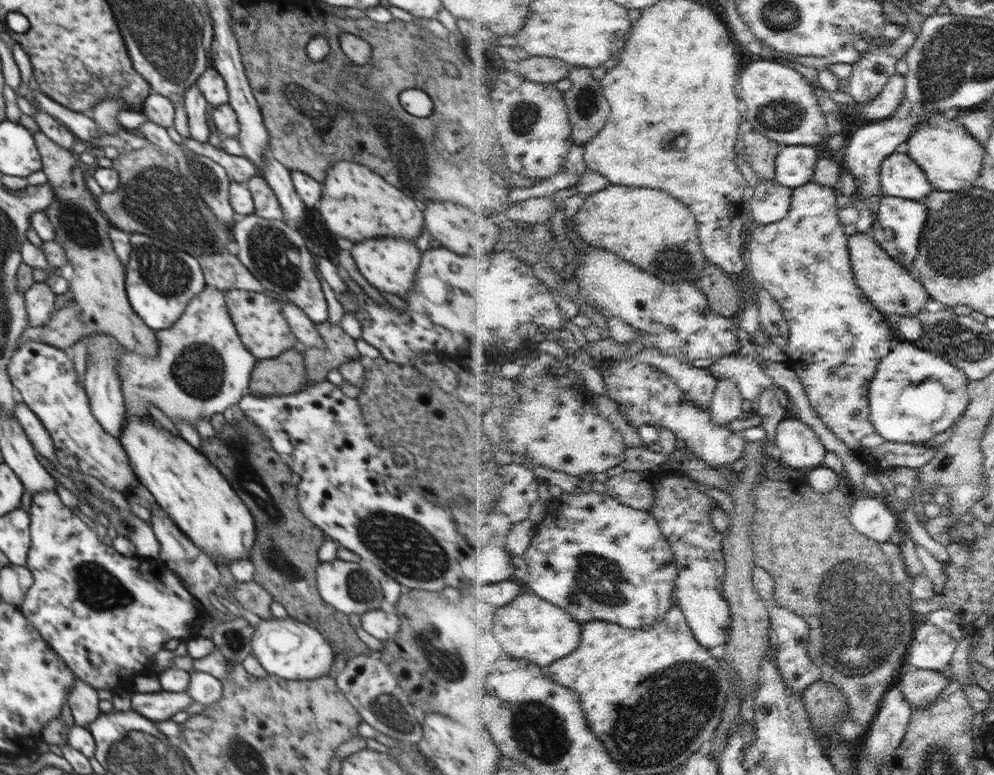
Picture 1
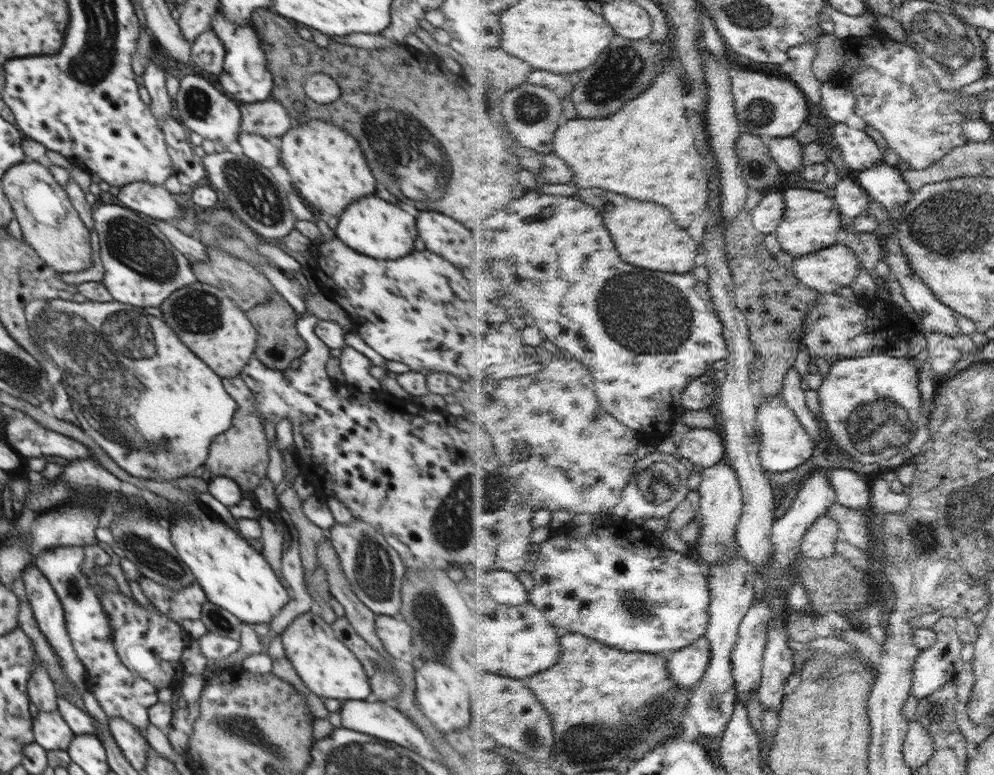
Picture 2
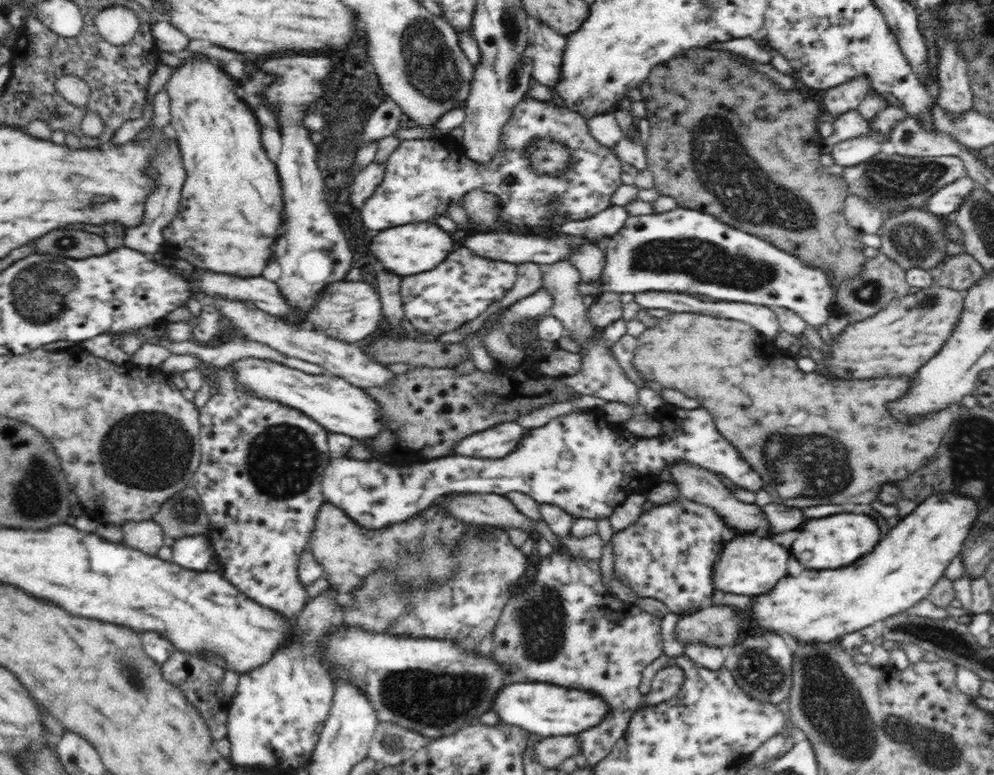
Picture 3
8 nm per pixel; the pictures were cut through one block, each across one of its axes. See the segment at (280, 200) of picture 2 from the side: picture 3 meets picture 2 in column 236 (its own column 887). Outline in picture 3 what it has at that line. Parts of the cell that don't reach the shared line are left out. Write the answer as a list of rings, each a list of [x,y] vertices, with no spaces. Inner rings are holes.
[[[882,152],[874,155],[866,162],[845,167],[841,171],[841,178],[845,180],[847,185],[847,194],[868,196],[871,198],[874,209],[882,212],[884,217],[902,213],[909,209],[925,208],[928,198],[932,194],[936,194],[938,189],[966,176],[965,164],[957,156],[914,158]]]

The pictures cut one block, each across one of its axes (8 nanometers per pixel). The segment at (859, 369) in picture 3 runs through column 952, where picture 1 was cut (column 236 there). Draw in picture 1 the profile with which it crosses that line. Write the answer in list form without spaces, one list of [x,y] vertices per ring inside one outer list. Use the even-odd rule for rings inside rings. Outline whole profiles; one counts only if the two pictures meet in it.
[[[226,290],[225,303],[231,318],[240,335],[246,350],[257,360],[278,357],[282,352],[294,348],[297,336],[292,332],[286,317],[281,313],[281,304],[271,297],[270,292],[254,292],[249,290]]]

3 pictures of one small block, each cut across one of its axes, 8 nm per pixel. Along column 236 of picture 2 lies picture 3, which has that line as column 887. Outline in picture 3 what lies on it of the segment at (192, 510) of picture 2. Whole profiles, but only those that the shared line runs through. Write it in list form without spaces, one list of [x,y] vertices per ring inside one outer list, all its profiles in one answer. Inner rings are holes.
[[[930,494],[924,502],[899,523],[890,528],[884,538],[878,542],[872,554],[860,558],[858,562],[838,568],[838,570],[804,570],[800,576],[782,578],[778,586],[752,600],[752,616],[745,633],[756,630],[782,634],[786,632],[802,644],[826,644],[840,641],[845,634],[872,626],[877,621],[886,621],[889,617],[904,613],[922,599],[927,599],[931,589],[944,577],[950,562],[961,555],[962,548],[974,518],[978,516],[978,504],[974,500],[954,496],[954,494]]]

